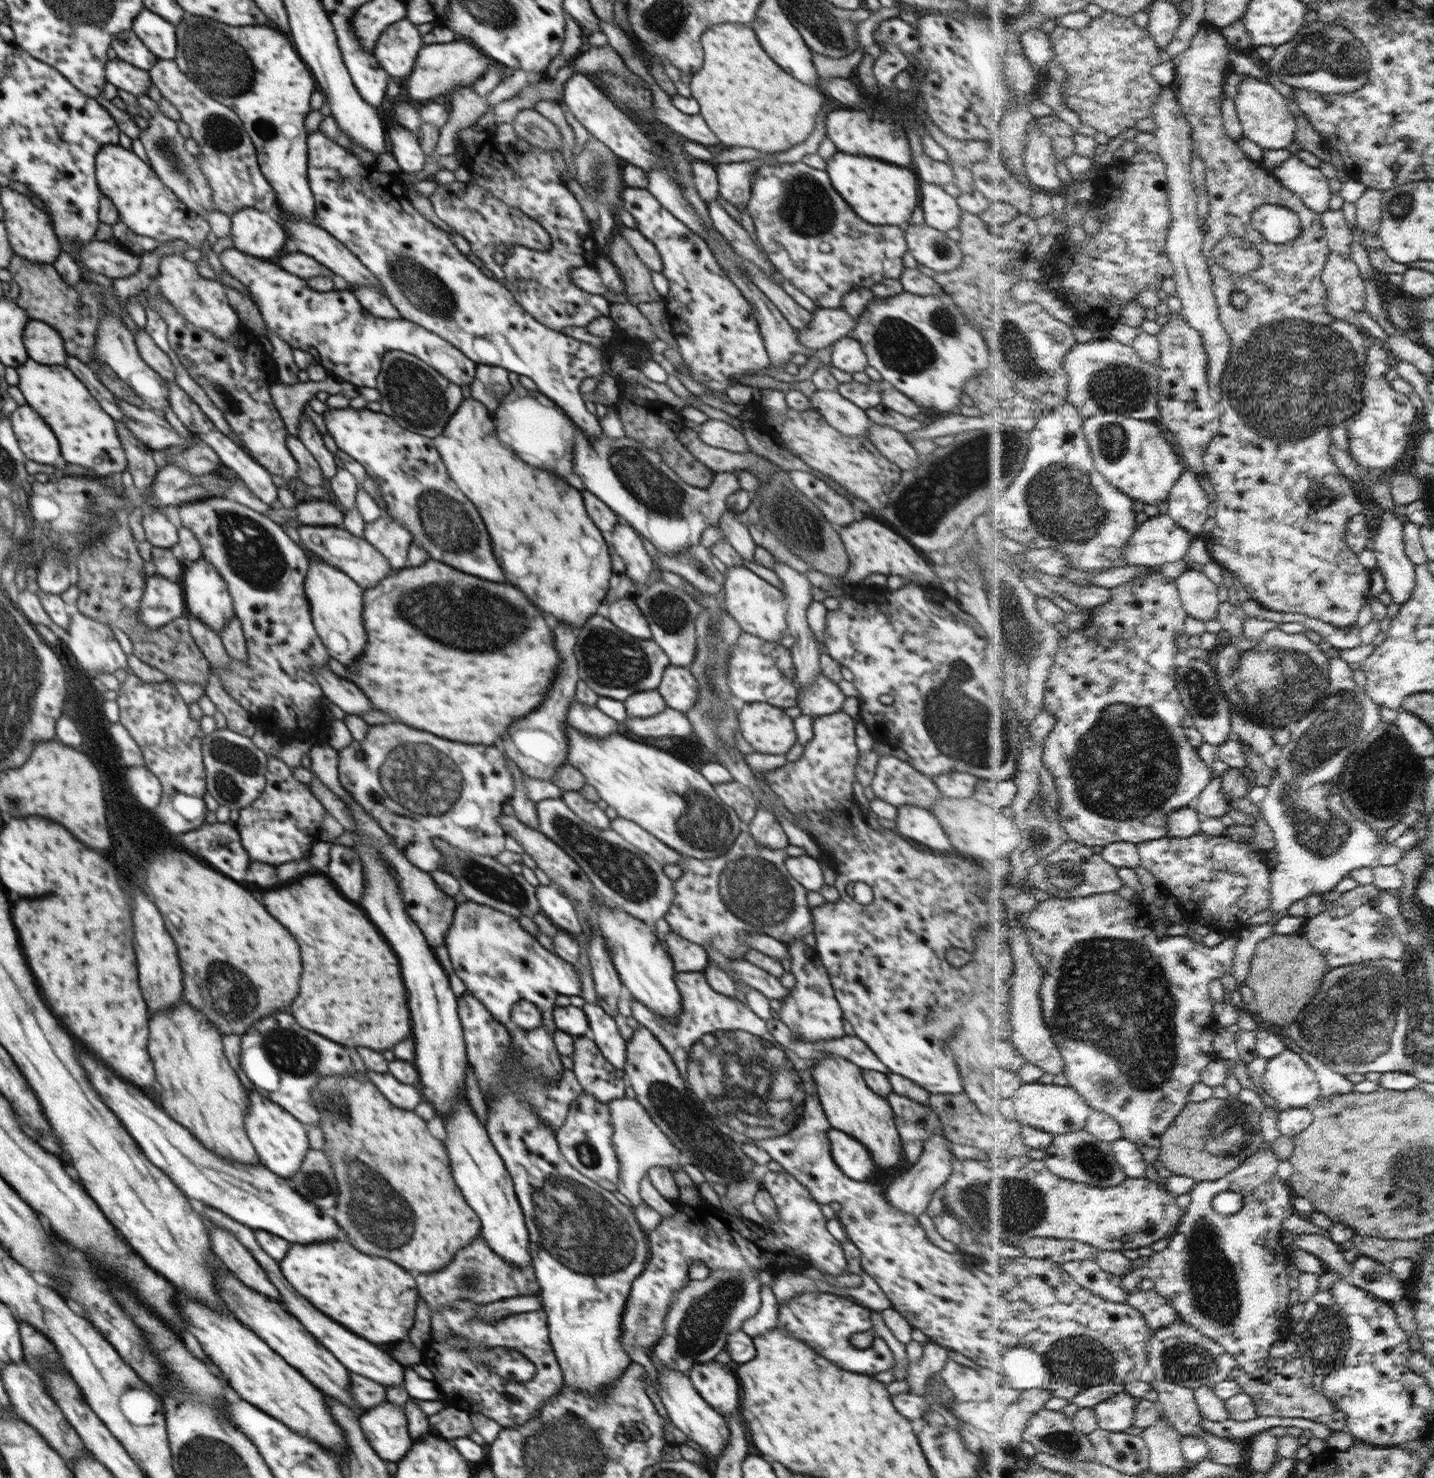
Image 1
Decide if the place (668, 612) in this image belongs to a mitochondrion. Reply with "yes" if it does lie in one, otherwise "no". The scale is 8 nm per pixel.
yes

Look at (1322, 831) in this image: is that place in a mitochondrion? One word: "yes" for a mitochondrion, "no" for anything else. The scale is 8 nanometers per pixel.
yes

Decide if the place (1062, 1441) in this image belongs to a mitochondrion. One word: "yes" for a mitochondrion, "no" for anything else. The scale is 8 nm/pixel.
yes

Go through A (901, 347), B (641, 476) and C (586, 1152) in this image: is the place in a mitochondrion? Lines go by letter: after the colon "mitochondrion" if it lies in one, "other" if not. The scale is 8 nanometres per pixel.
A: mitochondrion
B: mitochondrion
C: mitochondrion

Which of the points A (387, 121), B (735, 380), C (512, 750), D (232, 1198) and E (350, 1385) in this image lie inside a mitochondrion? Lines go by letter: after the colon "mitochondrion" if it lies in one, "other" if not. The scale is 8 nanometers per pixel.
A: other
B: other
C: other
D: other
E: other

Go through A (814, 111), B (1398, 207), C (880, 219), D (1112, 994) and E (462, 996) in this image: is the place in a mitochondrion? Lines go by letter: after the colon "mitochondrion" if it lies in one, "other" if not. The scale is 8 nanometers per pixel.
A: other
B: mitochondrion
C: other
D: mitochondrion
E: other

